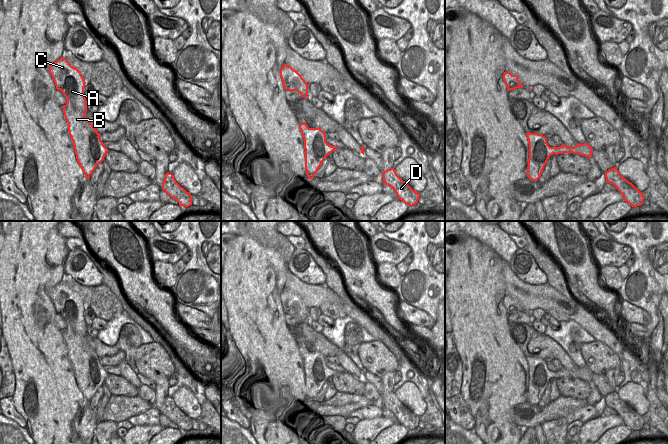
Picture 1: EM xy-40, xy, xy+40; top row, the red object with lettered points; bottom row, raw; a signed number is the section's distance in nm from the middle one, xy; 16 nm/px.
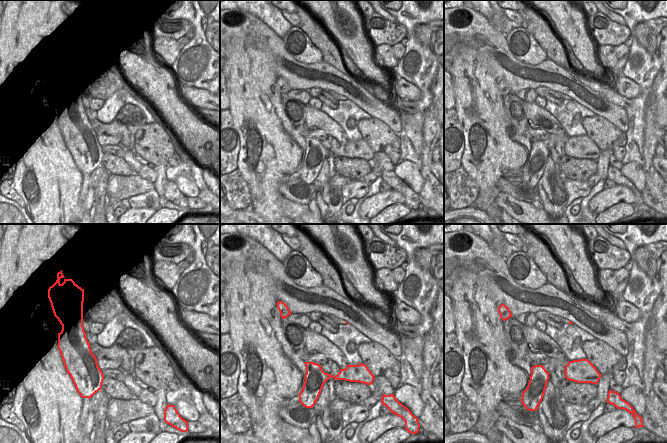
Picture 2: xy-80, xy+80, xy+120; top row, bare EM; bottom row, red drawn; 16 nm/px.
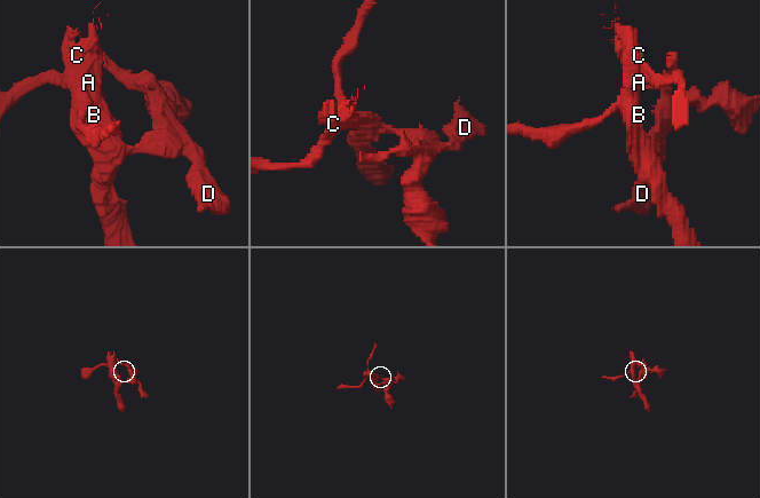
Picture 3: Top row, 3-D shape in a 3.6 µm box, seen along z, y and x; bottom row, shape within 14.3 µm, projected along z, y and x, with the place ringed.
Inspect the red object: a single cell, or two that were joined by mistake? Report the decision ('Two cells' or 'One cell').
Two cells

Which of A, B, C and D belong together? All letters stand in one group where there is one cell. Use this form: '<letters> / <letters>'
A B C / D

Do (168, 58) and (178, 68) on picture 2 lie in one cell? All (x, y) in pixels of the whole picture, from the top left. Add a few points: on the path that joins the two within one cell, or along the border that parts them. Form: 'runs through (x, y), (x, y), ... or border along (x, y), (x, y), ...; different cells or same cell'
border along (181, 50), (169, 68); different cells

